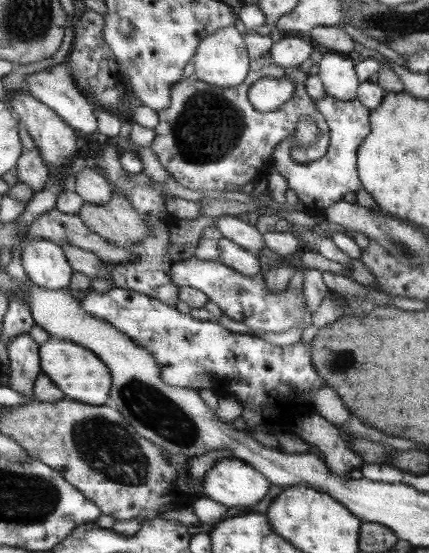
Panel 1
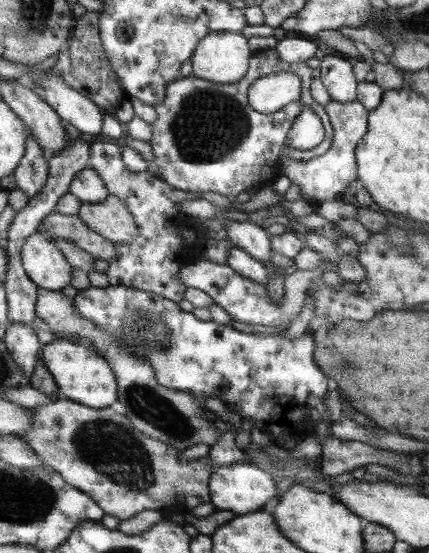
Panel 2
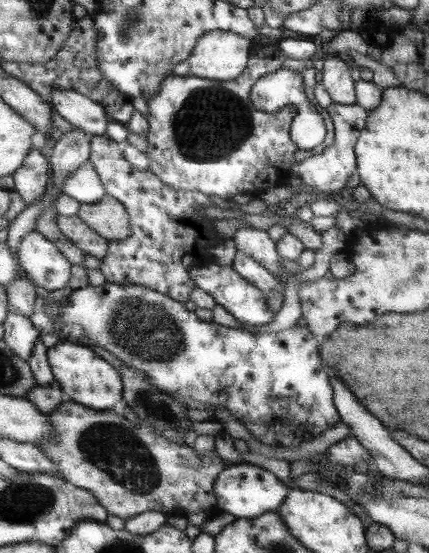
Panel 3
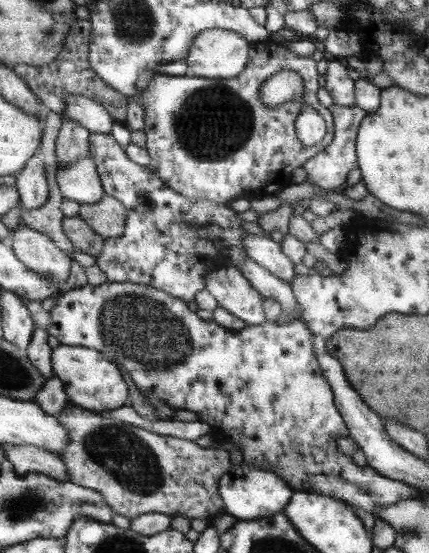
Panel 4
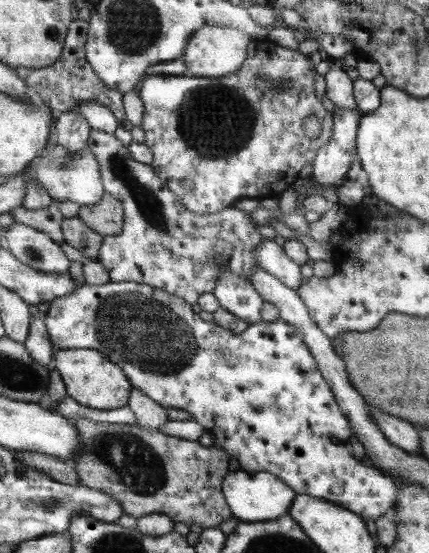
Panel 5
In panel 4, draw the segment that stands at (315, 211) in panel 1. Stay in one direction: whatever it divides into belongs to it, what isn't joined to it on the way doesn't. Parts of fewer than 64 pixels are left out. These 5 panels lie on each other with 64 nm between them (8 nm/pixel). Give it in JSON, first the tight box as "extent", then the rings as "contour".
{"extent":[301,104,367,190],"contour":[[[333,104],[328,110],[333,112],[334,139],[323,152],[301,164],[303,171],[305,171],[305,181],[312,185],[315,184],[323,190],[331,190],[331,188],[337,188],[339,184],[343,184],[347,172],[355,168],[355,134],[358,134],[359,125],[367,114],[355,105],[353,107],[341,107]]]}

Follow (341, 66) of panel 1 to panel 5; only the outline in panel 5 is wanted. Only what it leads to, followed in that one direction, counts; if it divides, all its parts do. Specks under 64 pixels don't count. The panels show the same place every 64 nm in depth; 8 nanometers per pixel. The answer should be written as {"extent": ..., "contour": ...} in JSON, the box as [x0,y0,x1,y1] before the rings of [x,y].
{"extent":[325,61,357,110],"contour":[[[331,61],[325,77],[325,95],[337,109],[352,110],[357,106],[351,94],[351,80],[343,70],[337,68],[337,61]]]}

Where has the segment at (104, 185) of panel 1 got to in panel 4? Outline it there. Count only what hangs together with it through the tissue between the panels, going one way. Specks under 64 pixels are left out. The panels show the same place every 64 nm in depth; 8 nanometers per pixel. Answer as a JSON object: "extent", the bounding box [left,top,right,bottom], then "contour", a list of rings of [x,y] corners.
{"extent":[55,156,105,205],"contour":[[[89,156],[57,167],[55,179],[62,199],[81,205],[95,204],[105,196],[97,167]]]}

